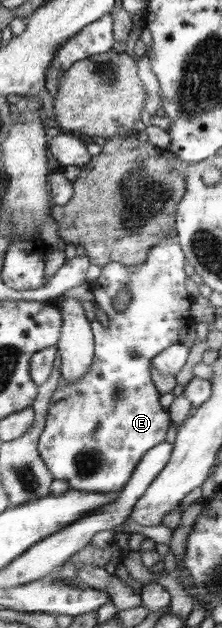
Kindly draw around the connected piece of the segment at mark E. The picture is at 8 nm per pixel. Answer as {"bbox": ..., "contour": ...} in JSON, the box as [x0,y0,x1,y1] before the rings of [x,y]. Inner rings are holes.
{"bbox":[38,244,191,494],"contour":[[[157,244],[153,249],[149,251],[149,255],[146,257],[146,263],[129,269],[129,266],[123,266],[118,262],[111,262],[102,267],[102,273],[100,277],[91,282],[92,293],[94,294],[94,303],[106,312],[109,320],[109,326],[103,327],[100,321],[95,320],[92,323],[94,332],[94,363],[87,371],[87,375],[83,376],[83,379],[79,379],[76,384],[64,384],[58,386],[55,395],[51,397],[51,403],[49,403],[49,411],[47,412],[46,423],[41,432],[38,440],[38,451],[41,458],[45,461],[46,466],[49,468],[49,472],[53,474],[54,480],[61,480],[65,484],[69,484],[71,489],[85,491],[85,492],[98,492],[101,494],[107,493],[119,493],[120,490],[127,485],[130,481],[137,463],[145,456],[145,453],[151,448],[165,442],[167,438],[167,430],[171,426],[171,420],[169,420],[169,412],[159,404],[159,394],[157,390],[153,388],[153,376],[151,376],[151,360],[158,357],[165,350],[170,349],[172,345],[178,344],[179,330],[183,328],[183,324],[187,322],[189,318],[189,306],[191,306],[191,300],[189,300],[189,294],[185,290],[185,256],[179,244]],[[125,289],[131,293],[131,302],[127,305],[125,310],[118,310],[114,306],[114,300],[116,296]]]}

